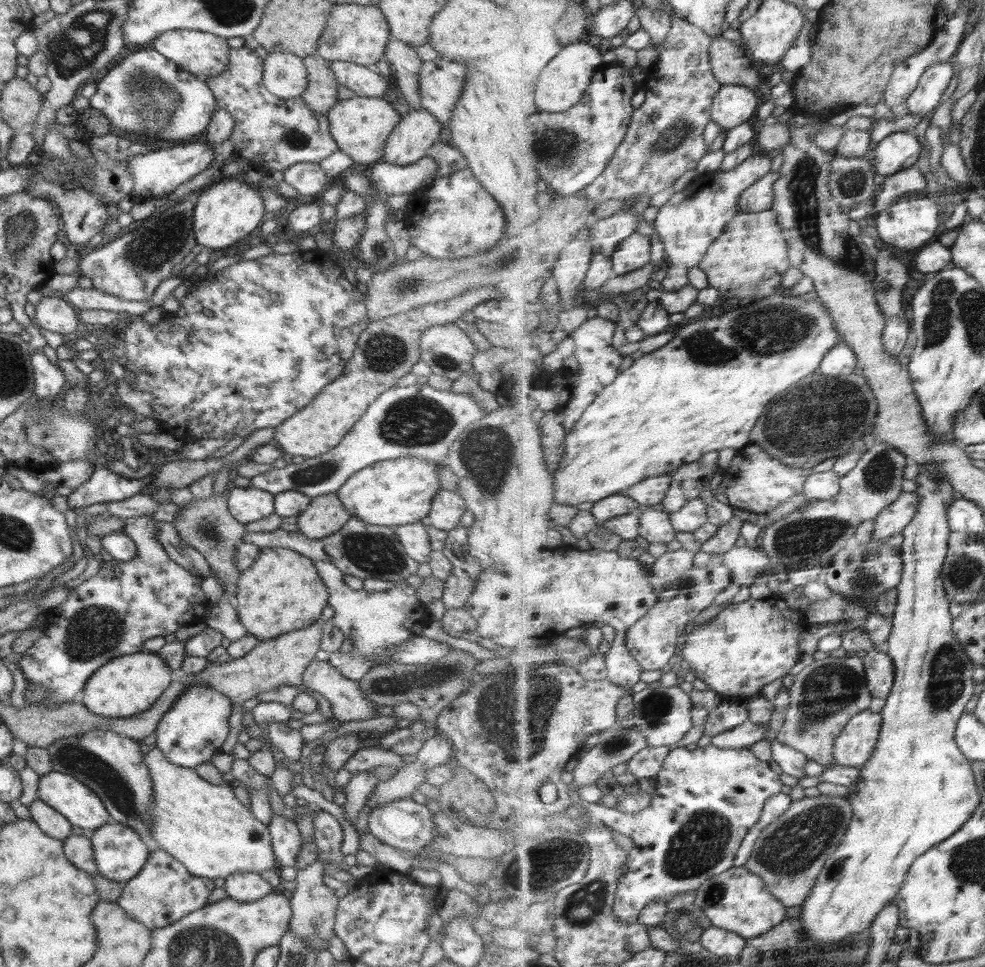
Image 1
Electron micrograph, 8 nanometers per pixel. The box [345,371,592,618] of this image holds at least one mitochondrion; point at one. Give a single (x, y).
(415, 421)

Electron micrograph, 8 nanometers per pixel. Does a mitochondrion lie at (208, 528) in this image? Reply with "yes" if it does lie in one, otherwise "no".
yes

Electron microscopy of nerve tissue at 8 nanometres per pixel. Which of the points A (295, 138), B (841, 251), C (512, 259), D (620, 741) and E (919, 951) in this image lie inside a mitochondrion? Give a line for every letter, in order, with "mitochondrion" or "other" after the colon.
A: mitochondrion
B: mitochondrion
C: mitochondrion
D: mitochondrion
E: other

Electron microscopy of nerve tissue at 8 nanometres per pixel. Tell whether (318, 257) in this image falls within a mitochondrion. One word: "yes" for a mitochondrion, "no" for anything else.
no

